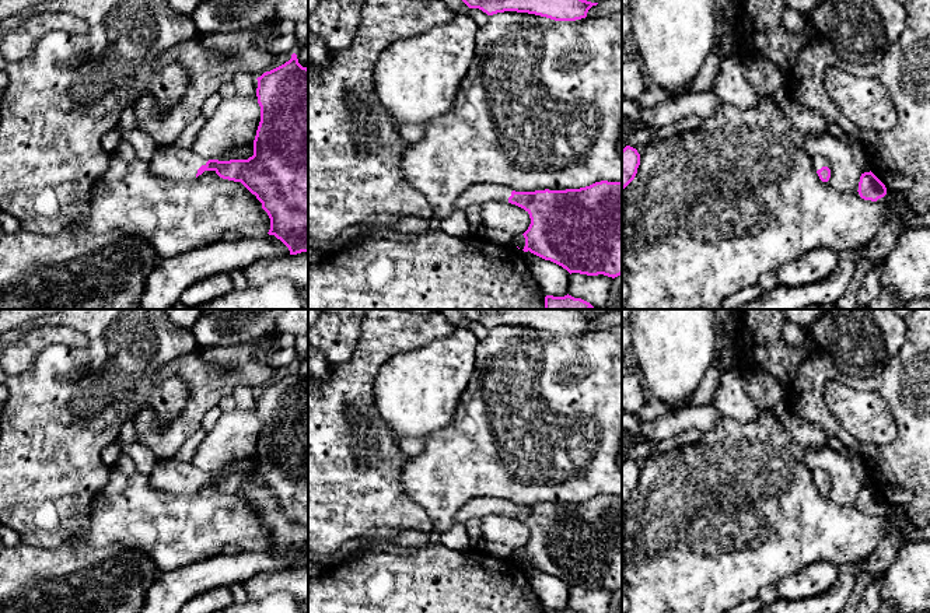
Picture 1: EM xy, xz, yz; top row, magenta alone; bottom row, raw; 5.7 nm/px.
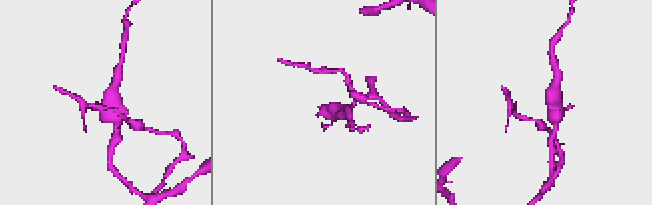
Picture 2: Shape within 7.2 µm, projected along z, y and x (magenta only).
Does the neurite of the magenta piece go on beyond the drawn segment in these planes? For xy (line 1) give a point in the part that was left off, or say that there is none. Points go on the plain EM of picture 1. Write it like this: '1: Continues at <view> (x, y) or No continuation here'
1: Continues at xy (172, 476)

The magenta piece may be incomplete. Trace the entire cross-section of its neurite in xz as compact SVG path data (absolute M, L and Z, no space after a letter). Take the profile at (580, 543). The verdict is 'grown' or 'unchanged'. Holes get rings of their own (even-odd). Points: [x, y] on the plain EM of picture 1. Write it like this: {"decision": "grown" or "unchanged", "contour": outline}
{"decision": "grown", "contour": "M601 494L580 502L515 505L497 497L473 498L454 516L454 522L465 525L473 518L485 515L511 516L524 522L531 532L525 551L524 565L531 565L550 574L570 588L604 588L618 591L622 588L622 495Z"}

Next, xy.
{"decision": "grown", "contour": "M297 368L284 378L263 386L258 393L256 410L261 420L261 435L254 453L254 469L248 473L207 473L192 462L158 459L148 480L153 488L172 494L192 494L204 484L214 484L220 491L241 495L262 516L270 532L269 549L275 549L290 564L290 568L308 565L308 382L298 376Z"}

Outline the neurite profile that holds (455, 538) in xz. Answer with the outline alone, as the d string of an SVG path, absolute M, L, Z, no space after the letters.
M454 522L447 532L441 533L440 543L451 550L468 550L469 536L465 525Z

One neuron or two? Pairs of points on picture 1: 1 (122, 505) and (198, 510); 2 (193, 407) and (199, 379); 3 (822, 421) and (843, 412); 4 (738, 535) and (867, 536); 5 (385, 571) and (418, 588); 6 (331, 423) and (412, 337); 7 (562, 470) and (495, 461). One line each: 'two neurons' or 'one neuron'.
1: one neuron
2: one neuron
3: two neurons
4: one neuron
5: one neuron
6: one neuron
7: one neuron

